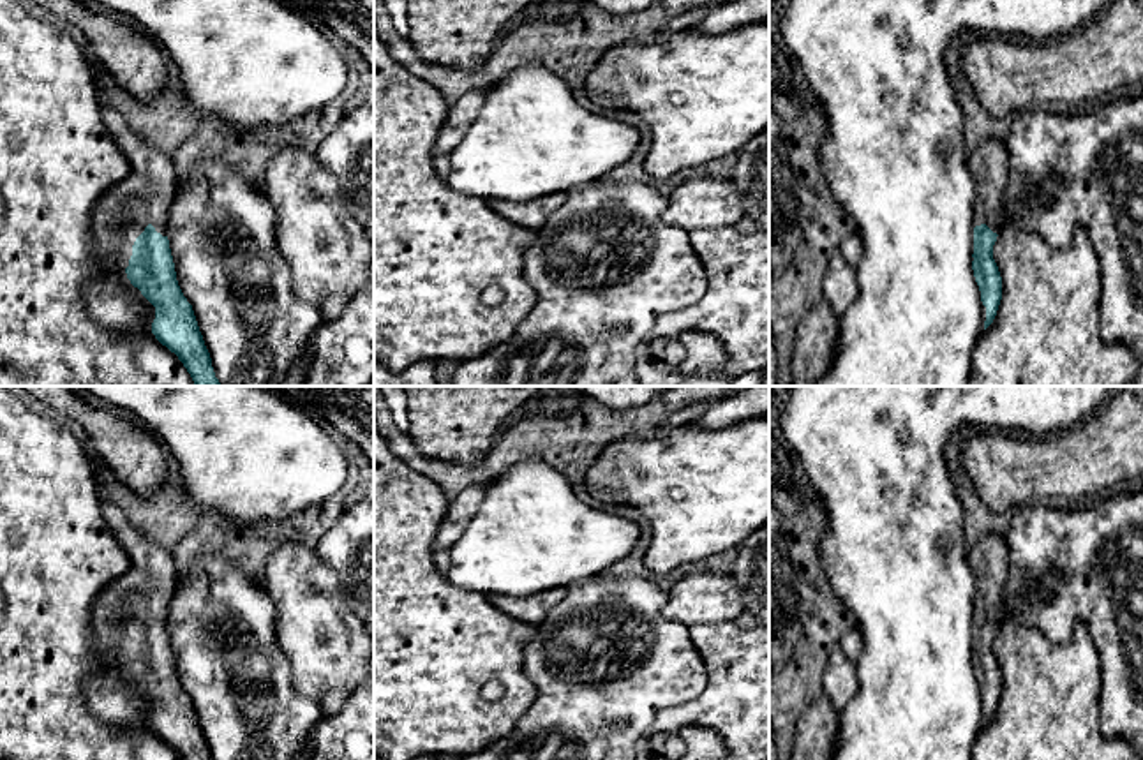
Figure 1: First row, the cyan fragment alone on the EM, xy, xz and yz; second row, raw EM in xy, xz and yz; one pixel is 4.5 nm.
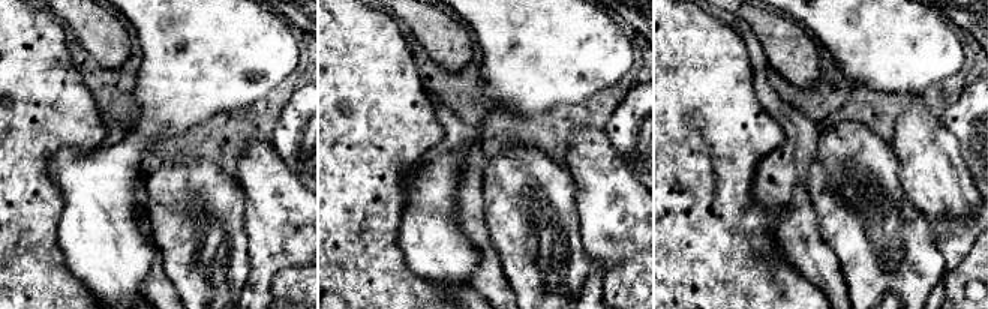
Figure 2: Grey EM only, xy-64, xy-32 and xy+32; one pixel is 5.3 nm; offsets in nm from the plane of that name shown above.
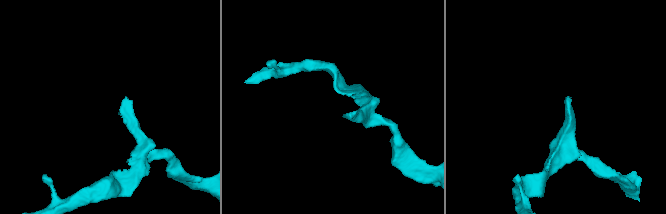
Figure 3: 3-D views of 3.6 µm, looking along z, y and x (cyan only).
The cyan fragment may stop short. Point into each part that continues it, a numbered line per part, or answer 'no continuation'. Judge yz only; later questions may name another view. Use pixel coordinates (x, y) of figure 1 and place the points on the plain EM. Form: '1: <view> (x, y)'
1: yz (988, 559)

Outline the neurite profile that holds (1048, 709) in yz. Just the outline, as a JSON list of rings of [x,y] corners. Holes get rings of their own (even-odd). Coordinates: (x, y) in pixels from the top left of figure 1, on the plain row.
[[[1007,617],[993,640],[993,654],[1002,672],[1002,695],[972,748],[972,760],[1138,760],[1129,741],[1108,739],[1101,730],[1101,663],[1083,621],[1074,626],[1071,642],[1055,644],[1037,628]]]

